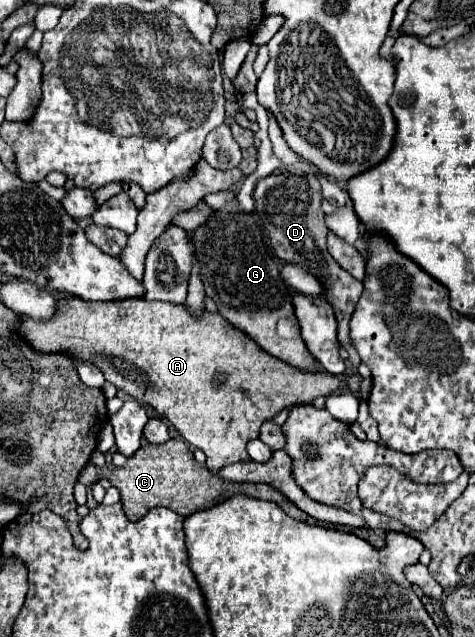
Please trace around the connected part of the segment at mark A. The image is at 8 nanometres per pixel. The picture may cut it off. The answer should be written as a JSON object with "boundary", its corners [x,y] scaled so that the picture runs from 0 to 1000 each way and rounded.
{"boundary":[[[175,469],[124,473],[120,495],[107,504],[82,507],[82,504],[69,504],[61,498],[44,498],[40,520],[44,520],[44,526],[57,535],[65,535],[65,542],[78,551],[91,551],[91,554],[124,551],[124,554],[141,554],[145,560],[162,560],[162,564],[175,564],[175,567],[208,573],[208,579],[221,586],[221,595],[229,601],[238,601],[242,608],[259,611],[263,617],[272,617],[288,630],[305,630],[309,636],[318,636],[335,651],[343,651],[347,658],[356,658],[368,667],[368,673],[381,680],[381,686],[394,695],[402,695],[415,705],[423,705],[436,714],[436,733],[444,736],[444,743],[457,743],[469,730],[499,727],[499,724],[520,724],[524,714],[520,714],[516,695],[545,683],[545,670],[549,670],[554,661],[571,658],[575,651],[583,651],[596,639],[617,639],[617,636],[629,636],[629,633],[655,633],[663,626],[663,592],[667,592],[667,623],[672,620],[680,620],[680,623],[697,620],[714,608],[714,601],[718,601],[718,595],[697,589],[697,586],[684,586],[684,582],[667,582],[667,586],[638,582],[638,579],[625,579],[625,576],[613,576],[613,573],[587,567],[583,560],[571,560],[562,551],[545,548],[545,542],[537,542],[537,535],[528,535],[528,529],[507,523],[507,516],[495,516],[495,510],[486,510],[482,504],[469,504],[469,498],[461,498],[461,491],[444,491],[444,488],[432,485],[419,498],[411,498],[411,495],[398,491],[398,485],[385,476],[381,479],[360,479],[356,473],[305,473],[305,469],[263,469],[263,473],[234,473],[234,476],[183,476]]]}

